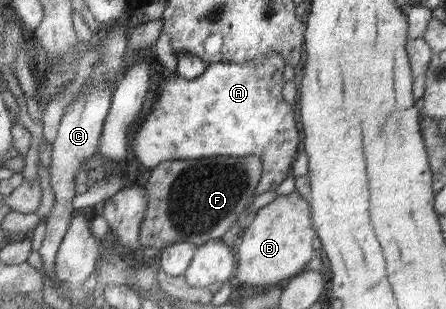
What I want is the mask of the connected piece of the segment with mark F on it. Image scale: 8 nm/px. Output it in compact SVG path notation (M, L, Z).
M212 156L162 162L151 170L146 182L149 204L140 241L159 251L174 243L199 246L206 240L220 239L252 200L254 188L261 182L260 174L262 160L258 156Z

